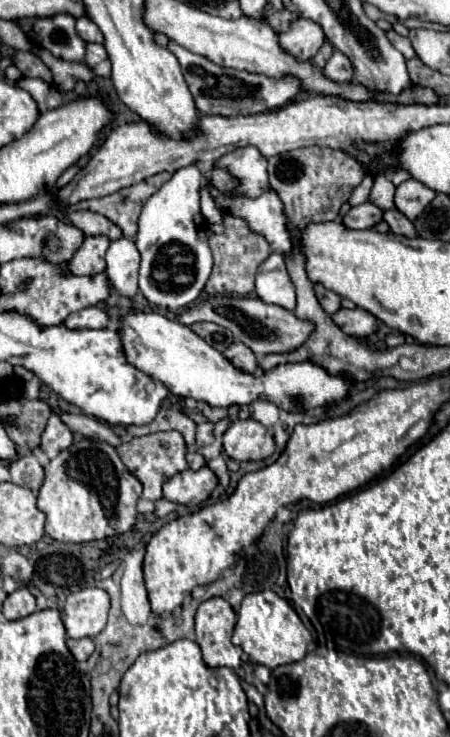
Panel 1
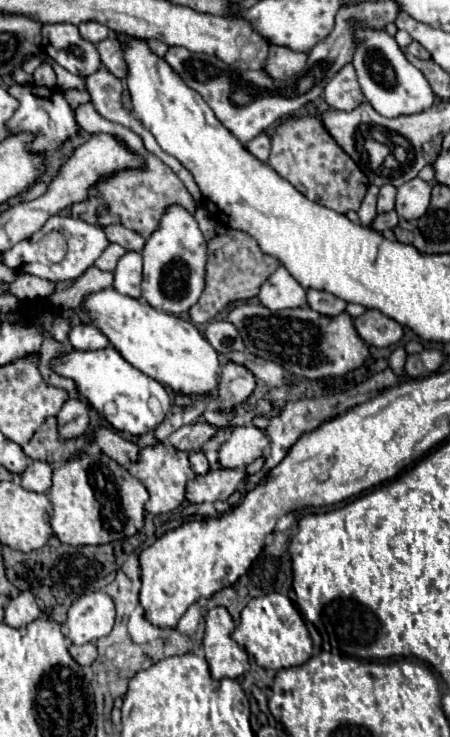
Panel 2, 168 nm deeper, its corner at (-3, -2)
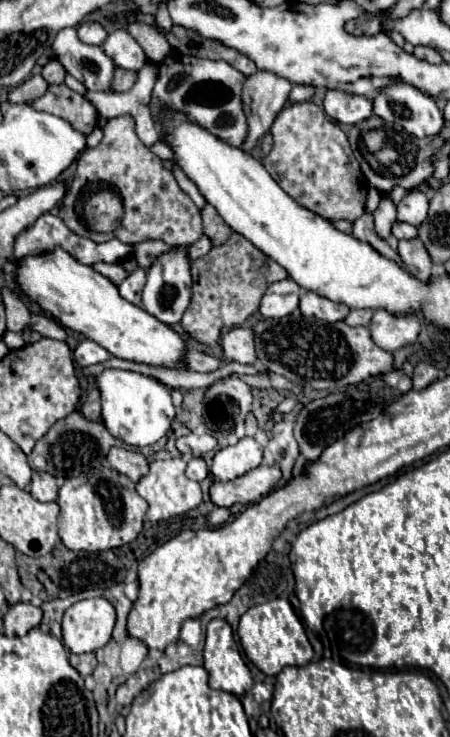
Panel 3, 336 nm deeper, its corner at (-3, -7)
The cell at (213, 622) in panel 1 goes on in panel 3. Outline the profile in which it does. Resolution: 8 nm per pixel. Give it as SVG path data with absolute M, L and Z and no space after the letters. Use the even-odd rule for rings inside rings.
M212 619L206 631L204 669L210 675L210 687L242 697L252 689L252 675L240 657L232 627L224 619Z

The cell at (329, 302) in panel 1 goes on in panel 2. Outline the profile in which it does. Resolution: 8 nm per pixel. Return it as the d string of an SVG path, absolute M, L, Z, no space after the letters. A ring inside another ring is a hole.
M308 290L308 306L324 316L338 316L344 312L346 302L328 294L328 292L320 292L320 290Z

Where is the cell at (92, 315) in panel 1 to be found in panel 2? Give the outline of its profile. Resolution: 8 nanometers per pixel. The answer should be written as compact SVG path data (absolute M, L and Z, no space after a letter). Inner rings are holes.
M78 324L78 326L74 326L70 330L68 338L70 338L72 348L82 350L82 352L86 352L86 350L100 350L100 348L106 348L110 344L108 338L98 328L94 328L92 324Z

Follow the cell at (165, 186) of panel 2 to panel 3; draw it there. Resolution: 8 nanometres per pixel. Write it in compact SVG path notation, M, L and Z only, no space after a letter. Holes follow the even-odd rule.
M130 117L108 119L104 131L104 139L96 149L86 149L78 159L76 175L70 183L70 189L60 203L62 221L76 231L74 223L82 223L80 205L84 201L84 193L90 187L114 189L124 203L124 217L120 229L114 233L124 243L136 243L146 239L160 239L168 245L192 245L202 235L202 217L196 205L184 191L178 187L176 179L168 169L160 165L160 157L150 153L150 149L136 137L134 121Z

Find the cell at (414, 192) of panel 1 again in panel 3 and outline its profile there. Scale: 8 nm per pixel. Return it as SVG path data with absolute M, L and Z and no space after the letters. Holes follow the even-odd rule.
M412 189L406 193L406 197L398 203L398 221L410 223L418 227L428 213L428 197L420 189Z

